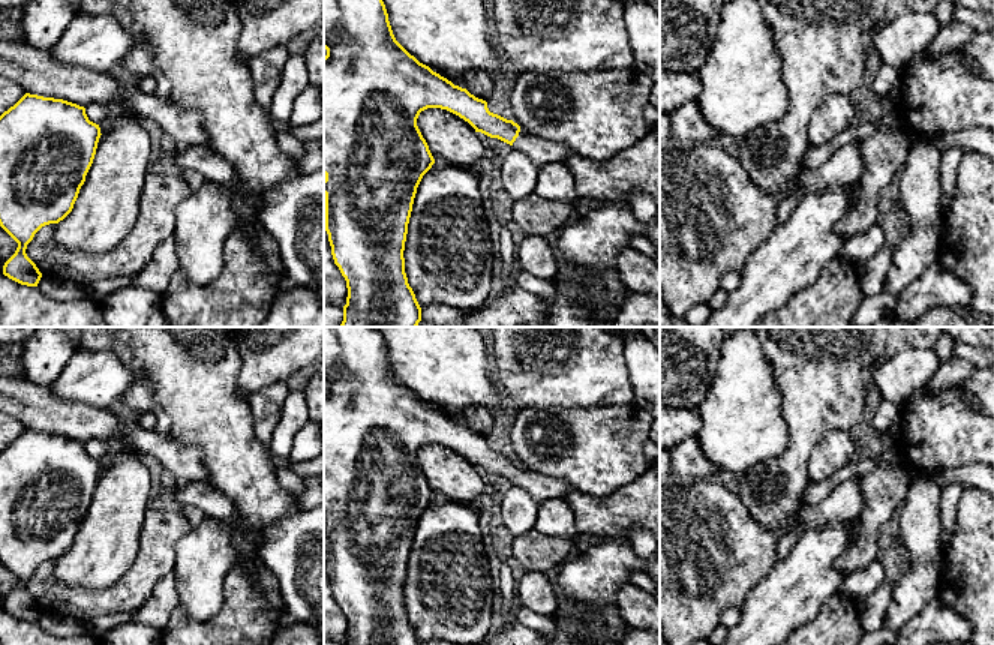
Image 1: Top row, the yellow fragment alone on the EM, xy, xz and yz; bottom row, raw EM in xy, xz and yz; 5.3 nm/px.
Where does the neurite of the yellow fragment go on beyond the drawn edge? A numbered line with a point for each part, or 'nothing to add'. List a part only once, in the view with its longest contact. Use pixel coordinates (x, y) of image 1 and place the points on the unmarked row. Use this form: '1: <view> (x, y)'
1: xz (541, 488)

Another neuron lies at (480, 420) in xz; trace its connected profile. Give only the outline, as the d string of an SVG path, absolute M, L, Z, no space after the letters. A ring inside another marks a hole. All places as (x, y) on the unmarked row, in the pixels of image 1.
M472 405L466 411L468 428L478 435L489 436L493 432L493 416L483 405Z

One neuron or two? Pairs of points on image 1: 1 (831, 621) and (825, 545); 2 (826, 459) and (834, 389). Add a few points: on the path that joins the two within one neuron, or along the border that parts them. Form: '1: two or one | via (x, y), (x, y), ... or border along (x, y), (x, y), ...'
1: two | border along (837, 591), (805, 623)
2: two | border along (849, 431), (829, 429), (820, 438), (810, 461)

